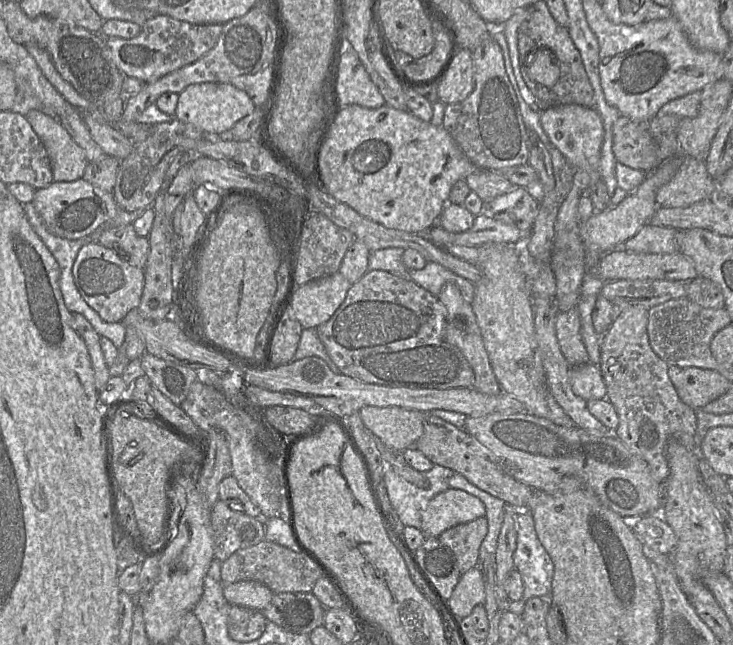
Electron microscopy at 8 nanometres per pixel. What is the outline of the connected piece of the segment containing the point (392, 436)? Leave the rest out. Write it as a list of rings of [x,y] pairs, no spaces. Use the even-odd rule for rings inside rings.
[[[364,406],[358,412],[364,426],[391,450],[413,447],[423,433],[424,413],[396,406]]]

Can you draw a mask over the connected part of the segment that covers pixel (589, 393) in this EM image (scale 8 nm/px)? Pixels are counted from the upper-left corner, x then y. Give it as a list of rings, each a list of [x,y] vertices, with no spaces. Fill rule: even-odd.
[[[597,364],[570,367],[569,381],[574,394],[586,401],[606,398],[606,386]]]

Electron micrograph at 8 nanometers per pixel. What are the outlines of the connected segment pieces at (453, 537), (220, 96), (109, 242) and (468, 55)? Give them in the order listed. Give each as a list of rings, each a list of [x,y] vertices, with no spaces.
[[[481,517],[445,530],[439,541],[456,555],[460,575],[478,566],[479,549],[488,532],[488,521]]]
[[[199,83],[184,89],[178,97],[174,118],[183,123],[193,124],[209,135],[220,135],[251,114],[256,106],[243,90],[228,83]]]
[[[132,224],[110,229],[100,229],[88,237],[88,241],[114,250],[130,265],[144,269],[149,251],[147,237],[139,236]]]
[[[461,49],[438,84],[438,99],[445,105],[465,100],[474,89],[473,52]]]

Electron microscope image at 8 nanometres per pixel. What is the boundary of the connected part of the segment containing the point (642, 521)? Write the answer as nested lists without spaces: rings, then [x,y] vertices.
[[[643,516],[636,519],[631,528],[643,546],[648,559],[657,554],[670,556],[677,546],[677,538],[666,521],[658,517]]]

